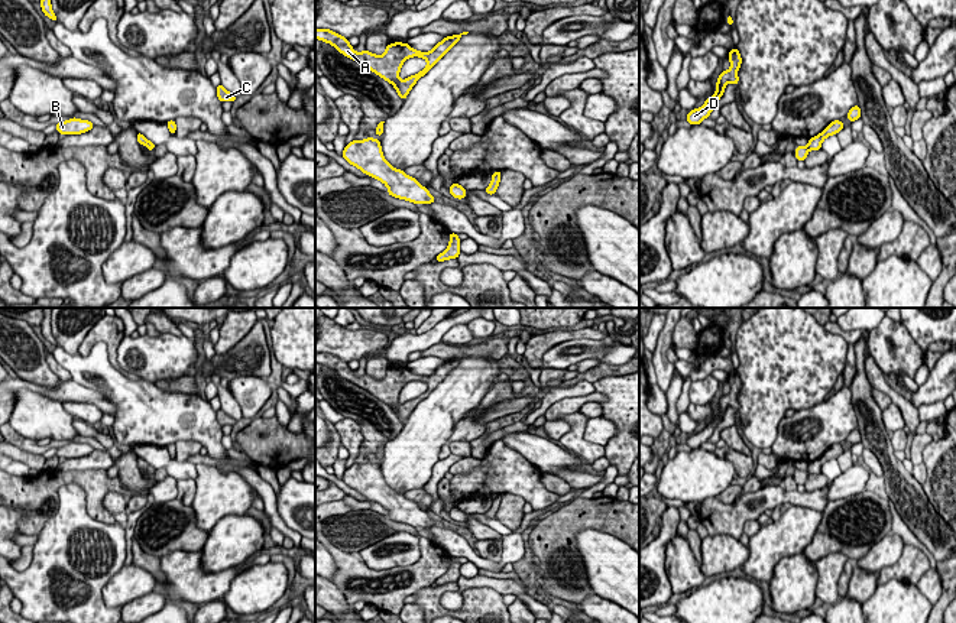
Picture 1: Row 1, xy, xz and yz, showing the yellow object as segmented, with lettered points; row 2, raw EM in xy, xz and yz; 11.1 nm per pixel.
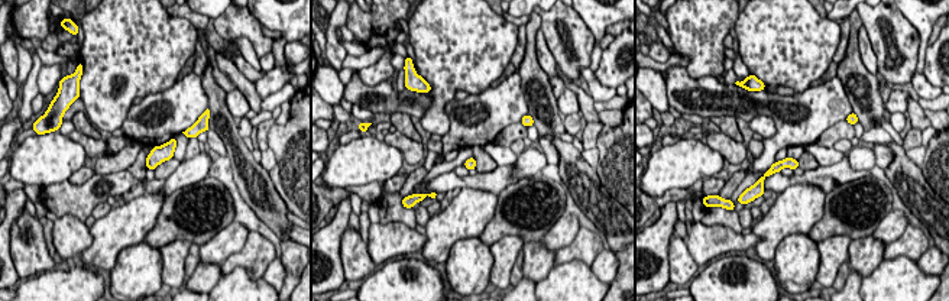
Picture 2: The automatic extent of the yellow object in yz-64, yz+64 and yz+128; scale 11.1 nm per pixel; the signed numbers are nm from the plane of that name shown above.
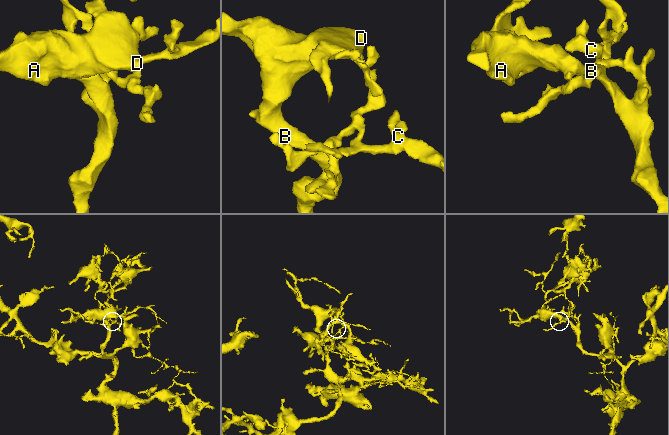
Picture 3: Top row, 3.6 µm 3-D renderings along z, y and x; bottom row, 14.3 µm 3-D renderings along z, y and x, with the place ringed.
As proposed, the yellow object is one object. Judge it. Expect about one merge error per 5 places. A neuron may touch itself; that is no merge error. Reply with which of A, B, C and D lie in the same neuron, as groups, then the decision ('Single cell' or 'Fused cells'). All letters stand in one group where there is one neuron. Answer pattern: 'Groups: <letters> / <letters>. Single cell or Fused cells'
Groups: A B C D. Single cell

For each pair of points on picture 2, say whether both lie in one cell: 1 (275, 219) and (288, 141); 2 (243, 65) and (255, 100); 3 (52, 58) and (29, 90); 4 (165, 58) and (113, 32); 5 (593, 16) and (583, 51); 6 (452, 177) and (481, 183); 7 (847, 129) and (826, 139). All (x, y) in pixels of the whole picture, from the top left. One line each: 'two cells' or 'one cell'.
1: two cells
2: two cells
3: two cells
4: one cell
5: two cells
6: one cell
7: one cell

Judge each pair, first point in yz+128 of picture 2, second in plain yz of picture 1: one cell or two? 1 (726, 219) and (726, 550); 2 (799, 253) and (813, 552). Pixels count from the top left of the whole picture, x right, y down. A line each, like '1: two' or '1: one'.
1: two
2: two

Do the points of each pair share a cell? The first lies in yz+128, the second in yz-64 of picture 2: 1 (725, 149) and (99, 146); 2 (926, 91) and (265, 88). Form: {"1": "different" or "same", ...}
{"1": "same", "2": "different"}

